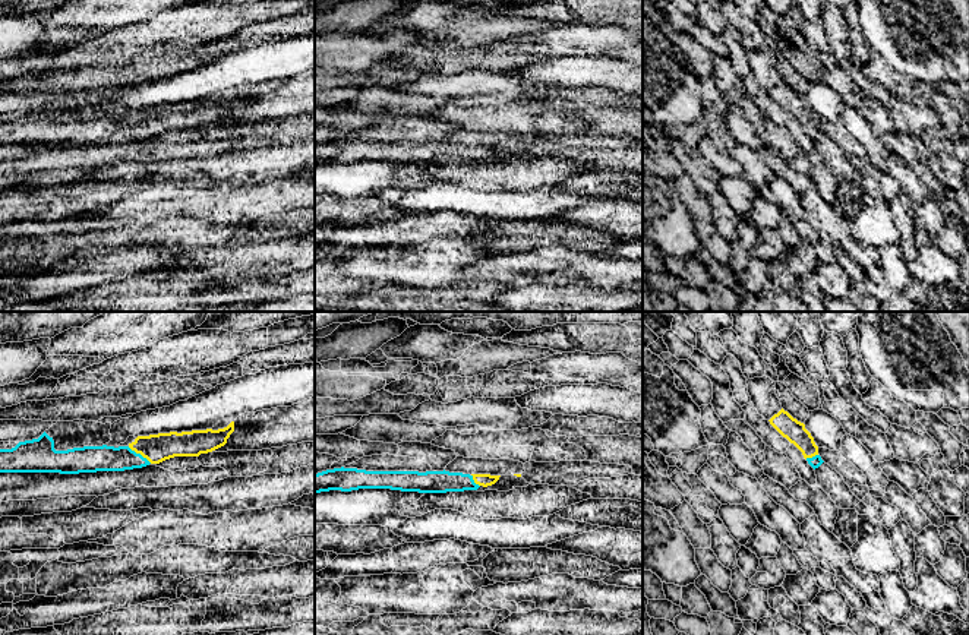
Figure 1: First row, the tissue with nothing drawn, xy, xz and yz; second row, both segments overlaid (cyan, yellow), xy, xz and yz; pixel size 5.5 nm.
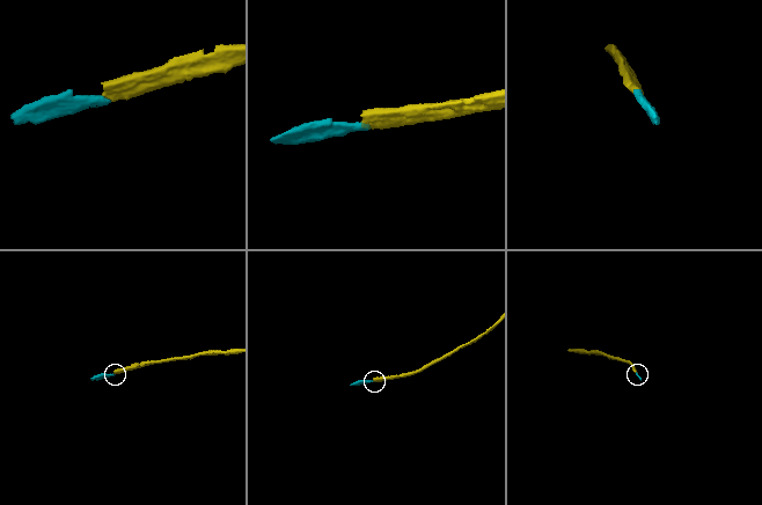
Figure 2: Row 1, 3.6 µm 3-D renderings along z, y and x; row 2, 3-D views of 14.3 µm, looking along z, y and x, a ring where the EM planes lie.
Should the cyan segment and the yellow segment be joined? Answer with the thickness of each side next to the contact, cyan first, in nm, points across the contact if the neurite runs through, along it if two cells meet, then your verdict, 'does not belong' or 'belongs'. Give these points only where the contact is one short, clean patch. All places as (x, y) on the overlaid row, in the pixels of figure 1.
calibres 140 and 160 nm; way xy (94, 458), (128, 458), (139, 454), (155, 448); belongs

